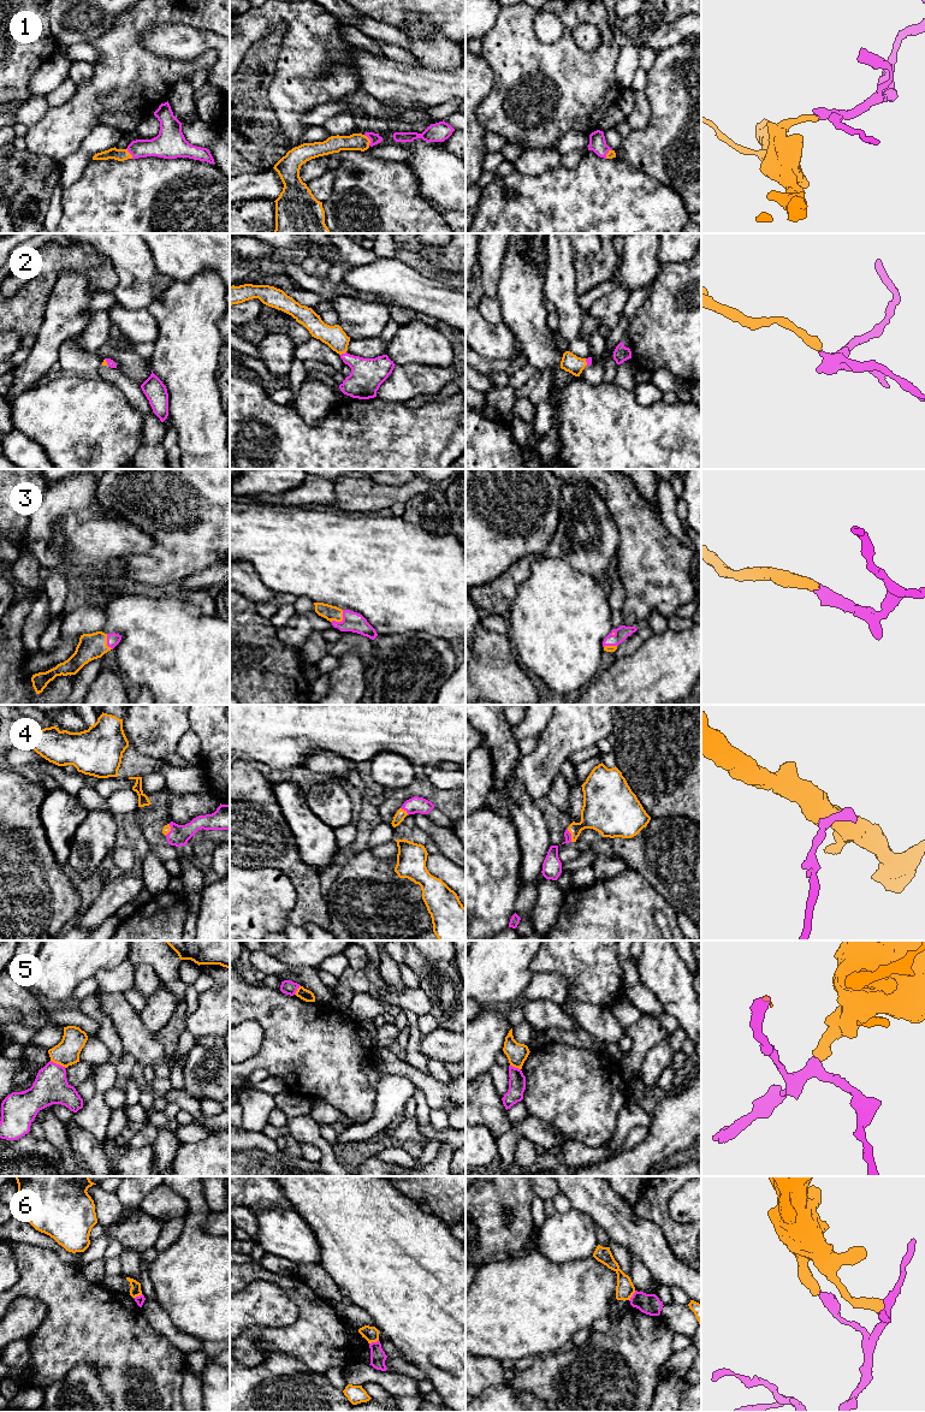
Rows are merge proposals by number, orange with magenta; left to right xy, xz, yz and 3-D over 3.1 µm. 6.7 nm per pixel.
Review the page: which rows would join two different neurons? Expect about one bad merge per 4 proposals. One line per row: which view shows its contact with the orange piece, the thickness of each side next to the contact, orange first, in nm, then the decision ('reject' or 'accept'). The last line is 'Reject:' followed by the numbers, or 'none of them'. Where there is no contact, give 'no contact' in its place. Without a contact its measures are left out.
1: xz | 110/70 nm | accept
2: xz | 150/220 nm | accept
3: xz | 100/130 nm | accept
4: xz | 70/110 nm | accept
5: xy | 170/240 nm | reject
6: yz | 130/140 nm | reject
Reject: 5, 6

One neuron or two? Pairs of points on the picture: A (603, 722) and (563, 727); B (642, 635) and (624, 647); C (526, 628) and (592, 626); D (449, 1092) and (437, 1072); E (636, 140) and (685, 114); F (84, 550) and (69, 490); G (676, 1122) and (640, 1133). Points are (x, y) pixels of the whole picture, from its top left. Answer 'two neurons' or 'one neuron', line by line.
A: one neuron
B: one neuron
C: one neuron
D: two neurons
E: one neuron
F: one neuron
G: two neurons

